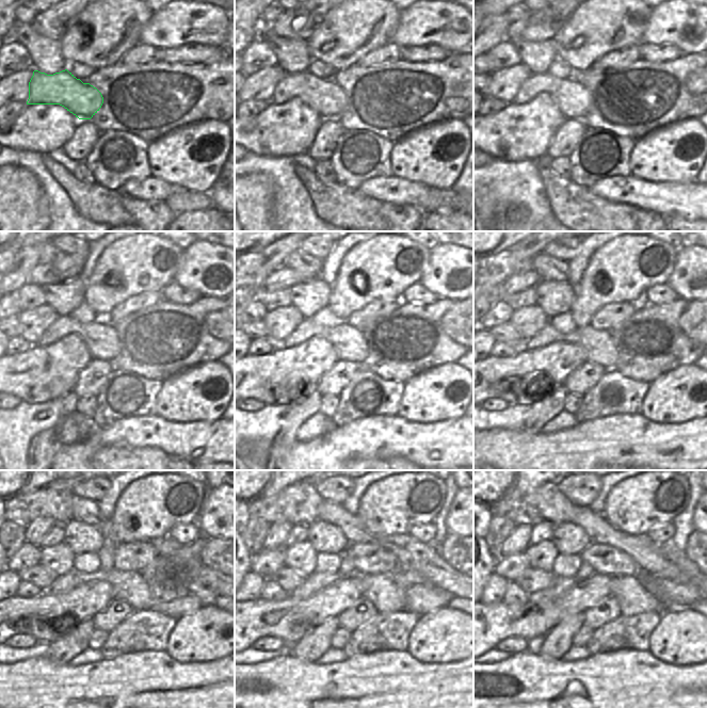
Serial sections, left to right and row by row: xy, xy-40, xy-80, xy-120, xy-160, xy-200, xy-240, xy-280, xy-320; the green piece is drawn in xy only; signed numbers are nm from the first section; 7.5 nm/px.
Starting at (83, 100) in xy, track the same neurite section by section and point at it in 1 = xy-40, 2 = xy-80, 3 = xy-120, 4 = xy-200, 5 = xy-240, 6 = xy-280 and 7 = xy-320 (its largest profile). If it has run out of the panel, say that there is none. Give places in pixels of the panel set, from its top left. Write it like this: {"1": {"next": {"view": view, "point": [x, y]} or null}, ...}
{"1": {"next": {"view": "xy-40", "point": [325, 96]}}, "2": {"next": {"view": "xy-80", "point": [573, 99]}}, "3": {"next": {"view": "xy-120", "point": [100, 337]}}, "4": {"next": {"view": "xy-200", "point": [598, 344]}}, "5": {"next": {"view": "xy-240", "point": [129, 585]}}, "6": {"next": {"view": "xy-280", "point": [382, 591]}}, "7": {"next": {"view": "xy-320", "point": [629, 591]}}}

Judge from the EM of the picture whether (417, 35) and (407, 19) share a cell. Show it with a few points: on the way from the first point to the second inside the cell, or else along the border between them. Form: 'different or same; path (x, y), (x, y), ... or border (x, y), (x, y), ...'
same; path (417, 31), (412, 23)

